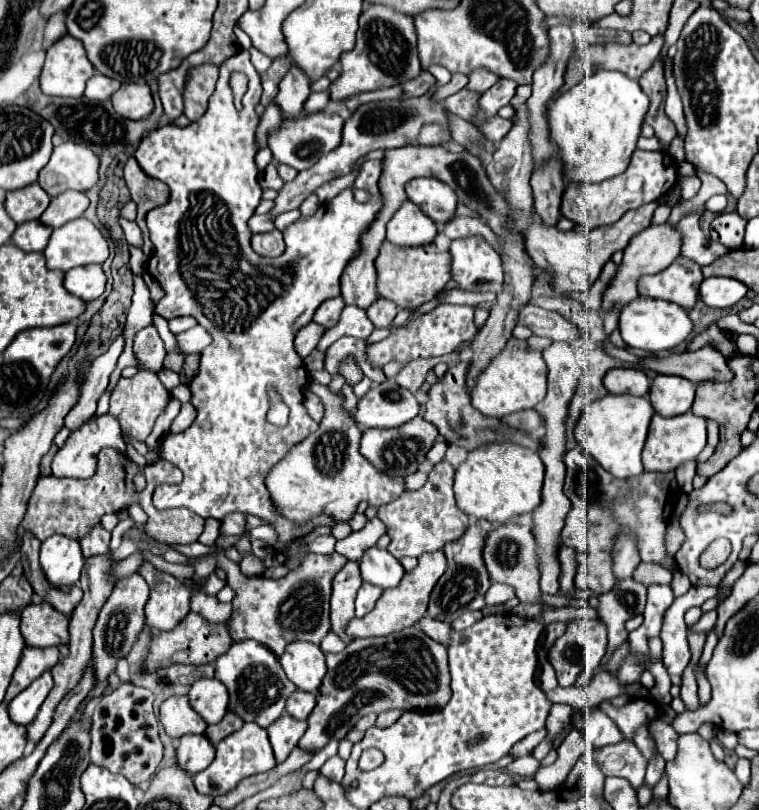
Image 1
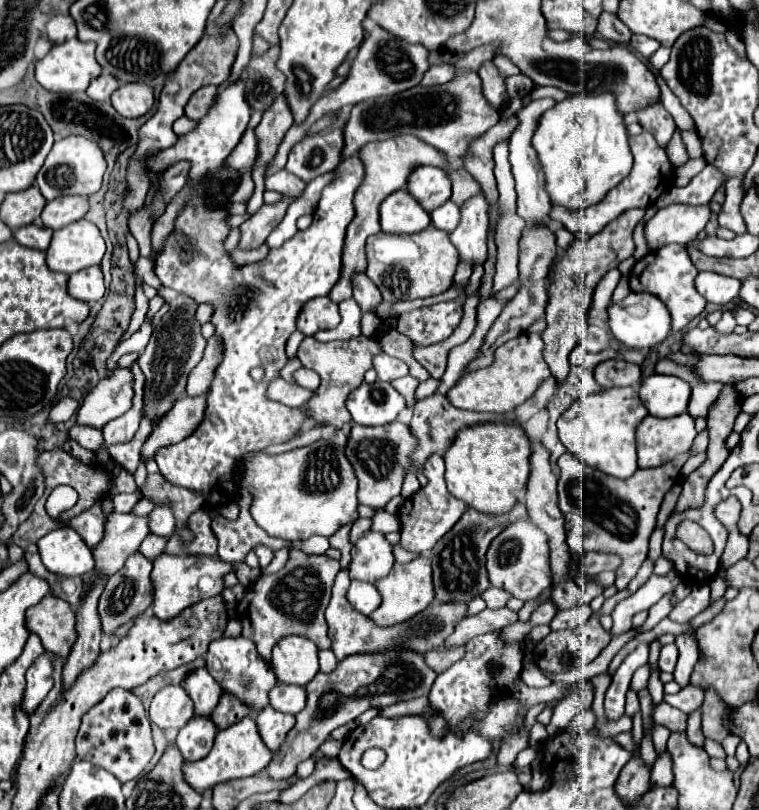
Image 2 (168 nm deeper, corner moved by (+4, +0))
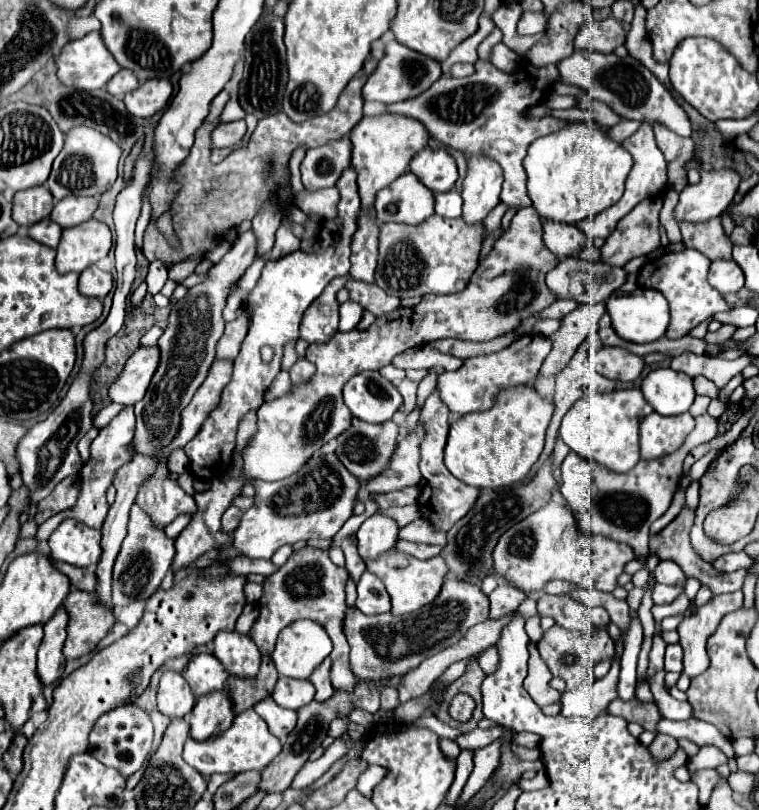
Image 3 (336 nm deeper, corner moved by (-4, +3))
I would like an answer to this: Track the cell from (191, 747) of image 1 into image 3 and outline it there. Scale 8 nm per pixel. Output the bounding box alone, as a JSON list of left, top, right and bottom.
[189,693,235,743]

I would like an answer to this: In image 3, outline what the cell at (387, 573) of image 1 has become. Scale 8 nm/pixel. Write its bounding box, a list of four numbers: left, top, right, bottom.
[357,515,399,561]

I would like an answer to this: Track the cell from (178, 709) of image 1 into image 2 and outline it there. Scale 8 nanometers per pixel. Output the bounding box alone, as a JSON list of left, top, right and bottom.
[149,686,193,728]

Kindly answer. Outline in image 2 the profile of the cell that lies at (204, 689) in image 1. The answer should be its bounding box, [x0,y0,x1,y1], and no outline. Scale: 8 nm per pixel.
[181,668,223,716]

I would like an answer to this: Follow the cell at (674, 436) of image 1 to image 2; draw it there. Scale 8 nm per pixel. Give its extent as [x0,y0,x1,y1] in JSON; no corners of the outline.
[637,412,697,468]

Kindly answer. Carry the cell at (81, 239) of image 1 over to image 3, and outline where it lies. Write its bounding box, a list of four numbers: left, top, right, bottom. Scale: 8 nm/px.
[55,219,111,273]

